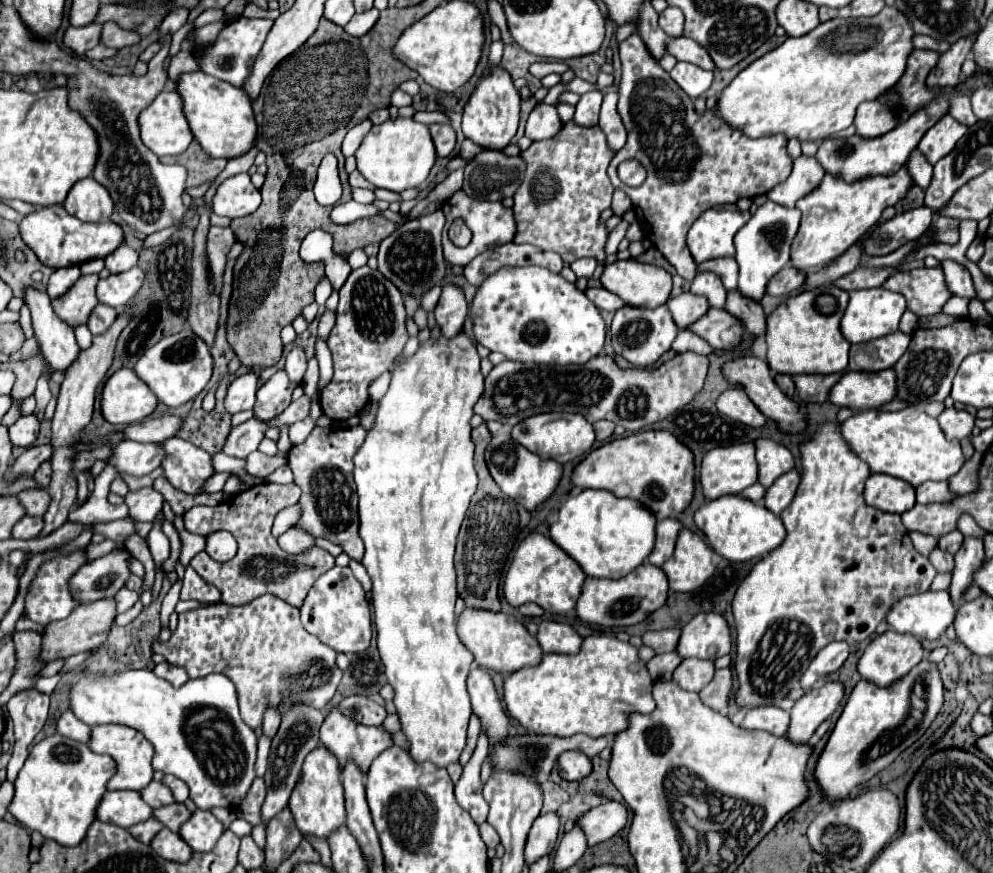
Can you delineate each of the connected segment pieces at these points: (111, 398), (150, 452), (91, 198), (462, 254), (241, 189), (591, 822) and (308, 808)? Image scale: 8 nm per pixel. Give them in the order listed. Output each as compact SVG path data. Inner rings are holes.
M131 368L117 370L103 386L101 410L107 422L127 426L153 414L157 396Z
M123 440L111 450L105 464L113 466L119 476L145 476L155 470L163 460L163 452L157 444L137 444Z
M93 178L79 180L69 190L63 206L71 216L83 222L107 222L113 214L113 200L109 192Z
M463 190L455 192L449 200L443 202L443 214L447 218L445 222L445 228L443 228L443 252L445 252L445 260L453 266L467 266L477 254L481 254L481 250L489 248L489 246L497 246L497 244L505 244L505 242L511 242L513 236L515 236L515 220L513 220L513 212L509 208L505 208L501 202L485 202L485 200L473 200L469 196L465 196ZM455 218L463 218L465 224L469 226L469 230L473 232L473 238L471 238L471 244L467 248L459 248L455 246L449 236L447 236L447 230L451 226L451 222Z
M237 174L227 178L213 196L213 212L227 218L239 218L253 214L261 204L259 190L251 184L249 174Z
M619 802L601 804L577 818L577 824L583 830L589 846L609 840L625 826L625 822L627 822L627 808Z
M317 746L305 758L301 776L297 780L297 786L291 792L291 798L289 798L289 810L295 818L297 828L303 834L327 838L333 830L337 830L339 826L345 824L345 800L343 800L339 762L325 746Z

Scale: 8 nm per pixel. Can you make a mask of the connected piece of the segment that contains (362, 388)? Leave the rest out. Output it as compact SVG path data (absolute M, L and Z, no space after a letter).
M363 266L353 270L339 290L337 322L329 334L333 354L333 380L321 392L321 408L331 420L349 420L369 404L369 384L389 370L405 348L409 336L405 328L405 306L401 292L379 270Z

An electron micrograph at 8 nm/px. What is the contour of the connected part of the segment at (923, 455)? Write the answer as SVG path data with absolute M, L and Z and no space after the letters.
M907 406L897 412L859 410L841 422L841 434L847 446L869 464L871 472L883 472L901 478L911 486L919 486L925 480L947 480L965 462L959 442L947 440L939 428L939 422L917 406Z

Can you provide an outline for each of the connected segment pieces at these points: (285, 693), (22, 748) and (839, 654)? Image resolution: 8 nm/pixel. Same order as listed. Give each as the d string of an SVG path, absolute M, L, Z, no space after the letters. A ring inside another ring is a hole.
M263 594L245 606L227 606L223 602L215 602L211 606L183 612L179 614L179 626L171 640L165 644L155 642L153 652L163 654L169 664L185 668L189 678L201 678L209 672L221 672L229 676L239 692L241 718L253 730L263 724L263 714L269 708L275 708L281 716L291 712L297 704L305 704L317 710L325 708L341 680L341 670L335 664L337 652L303 628L299 610L295 606L273 594Z
M31 688L17 692L7 702L9 716L15 724L15 748L13 748L13 760L9 760L7 766L7 780L15 782L23 760L27 758L27 748L33 742L33 738L39 734L47 720L49 710L49 696Z
M831 642L827 644L815 660L809 664L805 674L801 676L801 686L813 686L817 680L829 676L831 672L839 670L843 662L849 656L849 644L847 642Z

